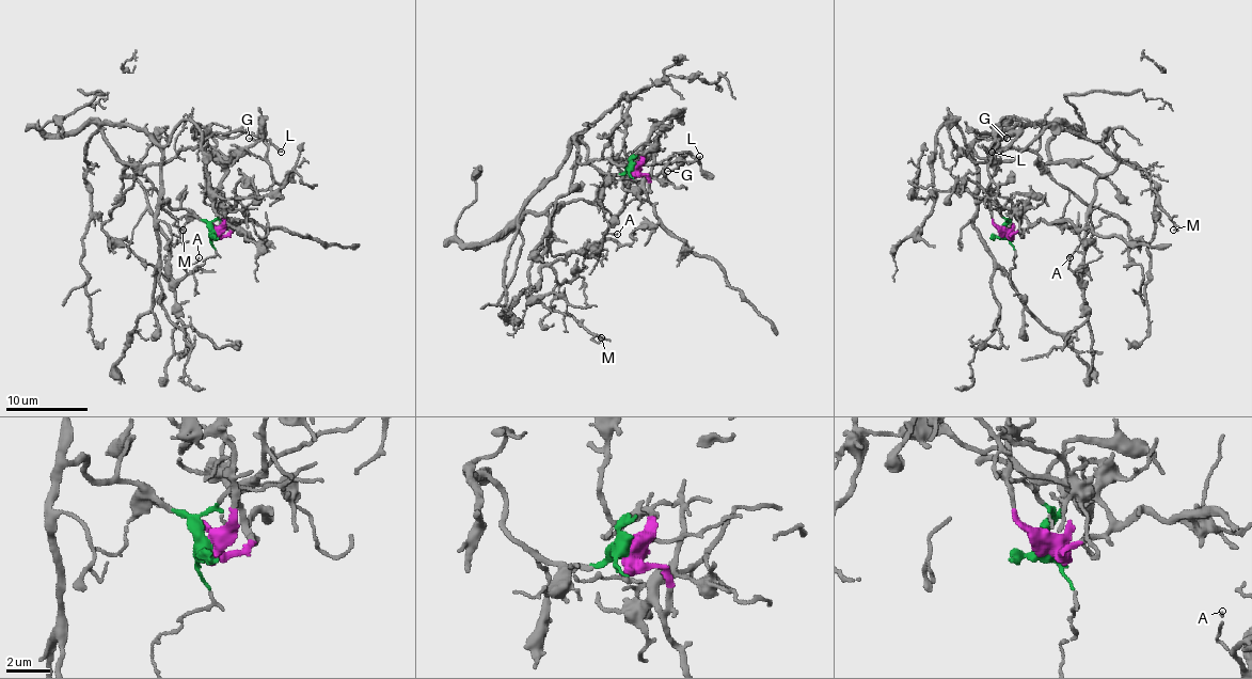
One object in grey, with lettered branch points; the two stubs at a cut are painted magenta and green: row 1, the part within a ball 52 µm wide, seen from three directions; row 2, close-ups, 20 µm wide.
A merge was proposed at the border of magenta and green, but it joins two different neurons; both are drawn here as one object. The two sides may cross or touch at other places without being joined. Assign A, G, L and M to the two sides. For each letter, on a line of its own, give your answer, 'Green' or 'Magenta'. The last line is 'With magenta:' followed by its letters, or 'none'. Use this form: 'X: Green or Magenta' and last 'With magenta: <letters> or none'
A: Green
G: Magenta
L: Magenta
M: Green
With magenta: G, L

